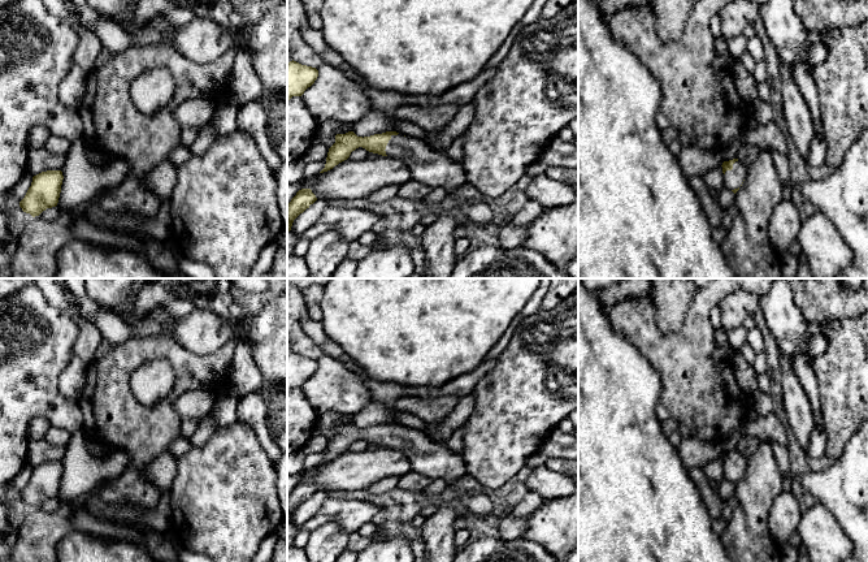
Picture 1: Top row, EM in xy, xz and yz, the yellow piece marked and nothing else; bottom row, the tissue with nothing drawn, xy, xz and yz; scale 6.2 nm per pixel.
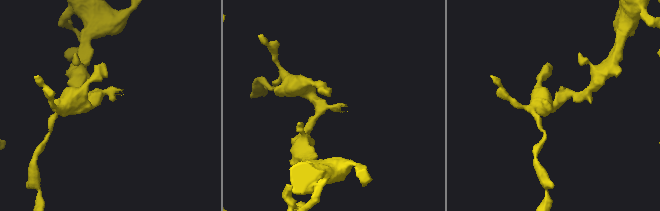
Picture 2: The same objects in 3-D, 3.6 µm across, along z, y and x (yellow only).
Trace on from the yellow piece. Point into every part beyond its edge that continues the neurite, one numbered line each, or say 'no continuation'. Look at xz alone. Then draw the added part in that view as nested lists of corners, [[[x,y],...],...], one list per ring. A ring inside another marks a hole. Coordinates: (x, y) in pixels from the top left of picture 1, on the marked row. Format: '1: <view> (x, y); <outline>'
1: xz (428, 167); [[[391,135],[385,151],[387,156],[398,157],[408,165],[412,180],[429,187],[442,187],[447,195],[455,194],[466,183],[463,165],[447,154],[434,151],[422,139]]]

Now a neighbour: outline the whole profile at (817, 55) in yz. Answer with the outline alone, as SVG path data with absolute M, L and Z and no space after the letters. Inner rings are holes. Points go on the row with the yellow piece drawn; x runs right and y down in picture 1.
M807 30L808 40L812 44L810 48L808 61L811 66L823 64L828 57L828 49L821 43L821 31Z

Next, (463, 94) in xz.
M495 68L491 70L482 70L476 78L469 82L463 82L459 86L443 92L442 95L407 95L403 105L420 105L430 107L446 103L455 103L459 107L466 105L473 101L477 91L489 81L495 73Z

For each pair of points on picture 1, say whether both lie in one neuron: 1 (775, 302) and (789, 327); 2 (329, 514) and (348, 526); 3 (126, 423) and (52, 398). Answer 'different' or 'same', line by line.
1: same
2: same
3: different

